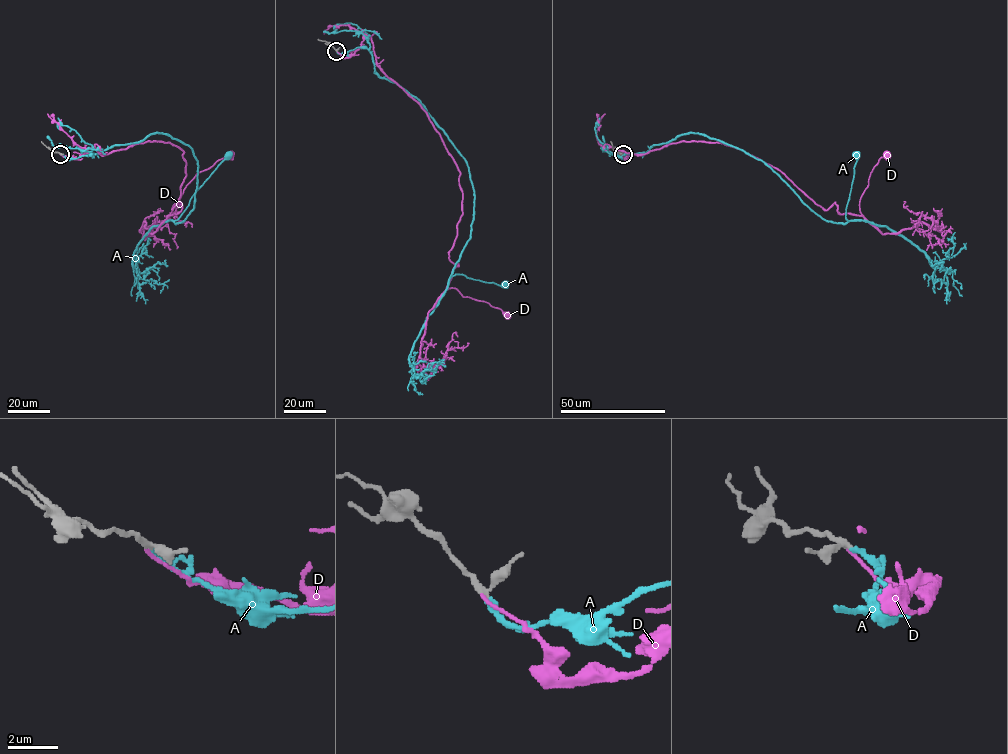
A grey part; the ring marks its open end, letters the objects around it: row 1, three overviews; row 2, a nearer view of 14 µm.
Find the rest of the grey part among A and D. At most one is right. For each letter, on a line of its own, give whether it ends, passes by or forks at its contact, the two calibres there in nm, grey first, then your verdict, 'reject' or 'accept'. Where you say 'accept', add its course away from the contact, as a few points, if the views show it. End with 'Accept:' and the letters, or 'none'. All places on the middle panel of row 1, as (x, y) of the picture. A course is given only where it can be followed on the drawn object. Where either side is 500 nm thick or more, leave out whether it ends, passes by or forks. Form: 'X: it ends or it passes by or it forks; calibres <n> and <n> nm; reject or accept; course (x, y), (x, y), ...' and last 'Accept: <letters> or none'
A: it ends; calibres 240 and 240 nm; accept; course (337, 51), (366, 48), (374, 71), (414, 96), (464, 159), (473, 190), (473, 218), (451, 276), (505, 285)
D: it ends; calibres 260 and 110 nm; reject
Accept: A

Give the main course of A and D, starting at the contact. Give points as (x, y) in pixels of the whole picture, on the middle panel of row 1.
A: (337, 51), (366, 48), (374, 71), (414, 96), (464, 159), (473, 190), (473, 218), (451, 276), (505, 285)
D: (336, 51), (349, 57), (365, 34), (377, 66), (426, 113), (462, 193), (446, 290), (508, 315)

